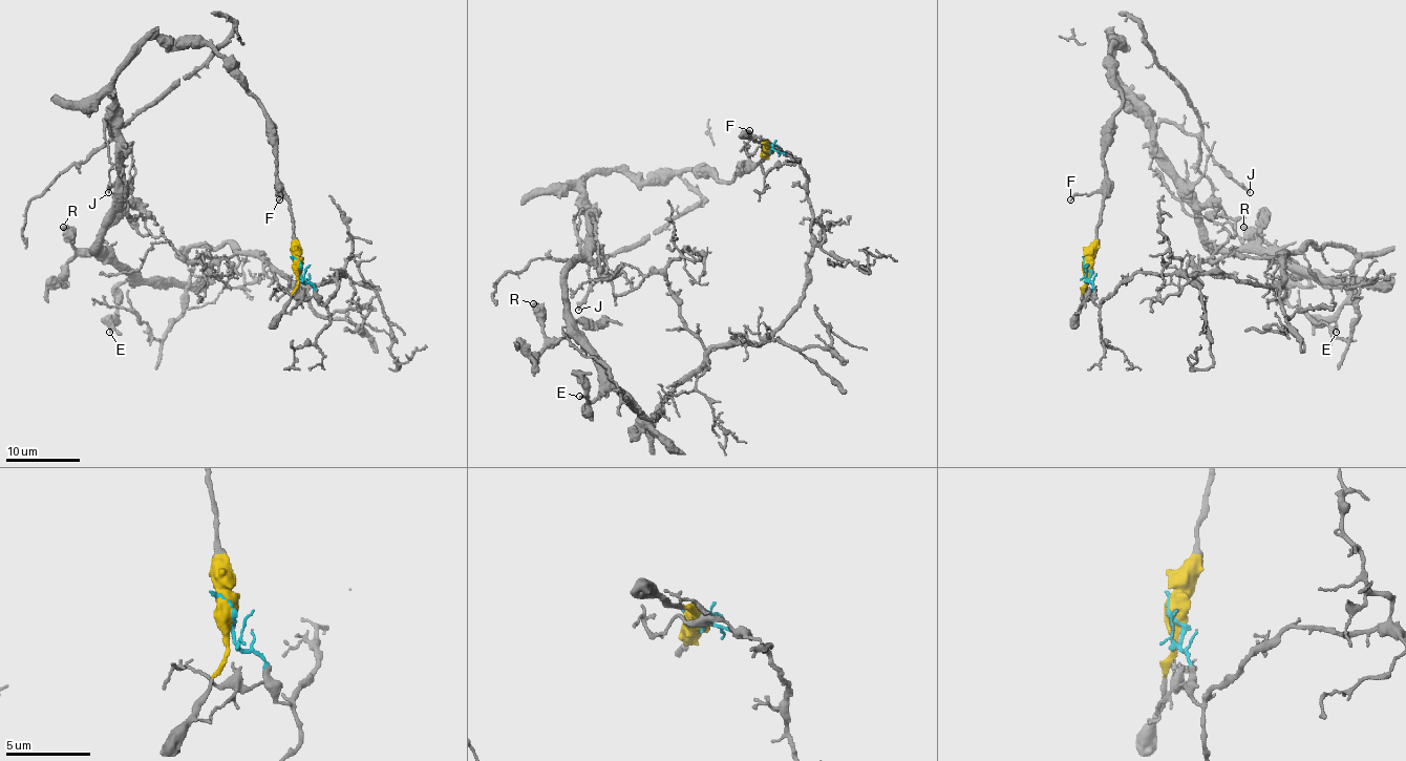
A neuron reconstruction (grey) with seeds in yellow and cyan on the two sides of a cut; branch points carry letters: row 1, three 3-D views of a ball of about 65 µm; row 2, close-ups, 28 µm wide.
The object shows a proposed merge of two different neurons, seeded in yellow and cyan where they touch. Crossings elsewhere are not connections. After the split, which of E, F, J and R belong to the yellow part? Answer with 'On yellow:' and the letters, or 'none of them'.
On yellow: E, F, J, R

